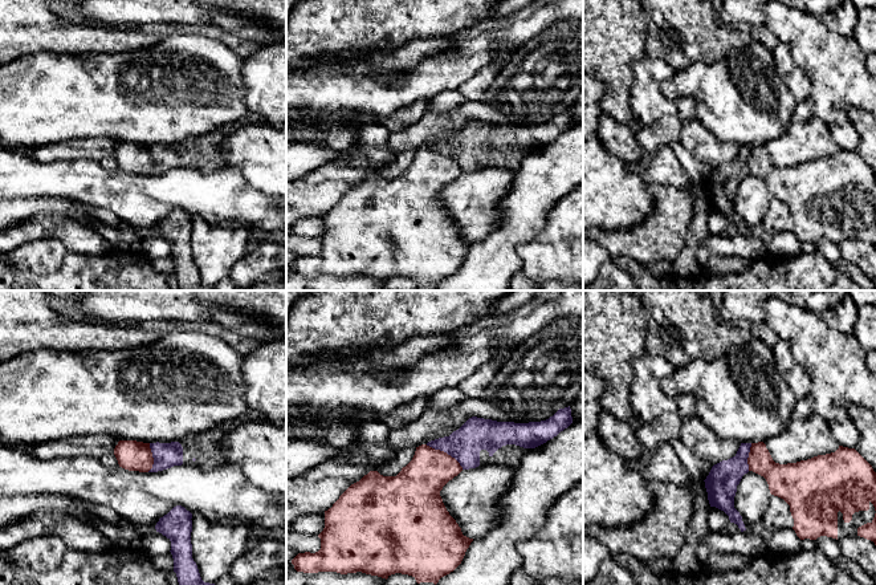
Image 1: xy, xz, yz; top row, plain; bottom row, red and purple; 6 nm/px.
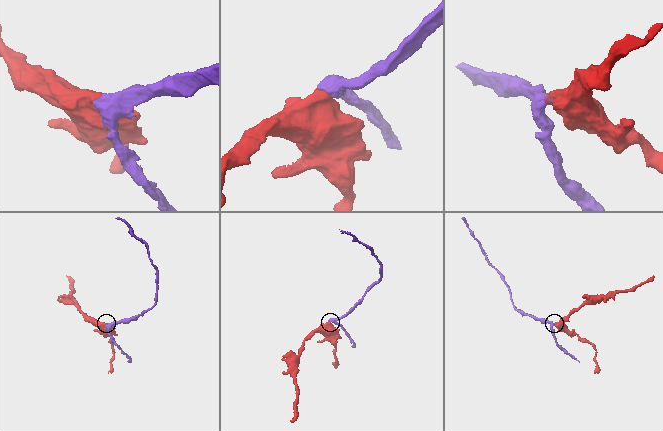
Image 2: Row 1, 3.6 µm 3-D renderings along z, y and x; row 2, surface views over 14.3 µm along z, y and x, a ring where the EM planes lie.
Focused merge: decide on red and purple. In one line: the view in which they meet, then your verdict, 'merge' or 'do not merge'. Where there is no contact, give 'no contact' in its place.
xz | do not merge

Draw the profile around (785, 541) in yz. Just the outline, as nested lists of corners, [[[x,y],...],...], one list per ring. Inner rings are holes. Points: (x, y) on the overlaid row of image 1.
[[[793,528],[781,529],[773,533],[766,549],[778,553],[796,553],[802,549],[802,540]]]

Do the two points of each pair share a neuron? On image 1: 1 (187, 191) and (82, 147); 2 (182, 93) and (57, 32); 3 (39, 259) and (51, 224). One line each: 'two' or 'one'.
1: two
2: two
3: two

